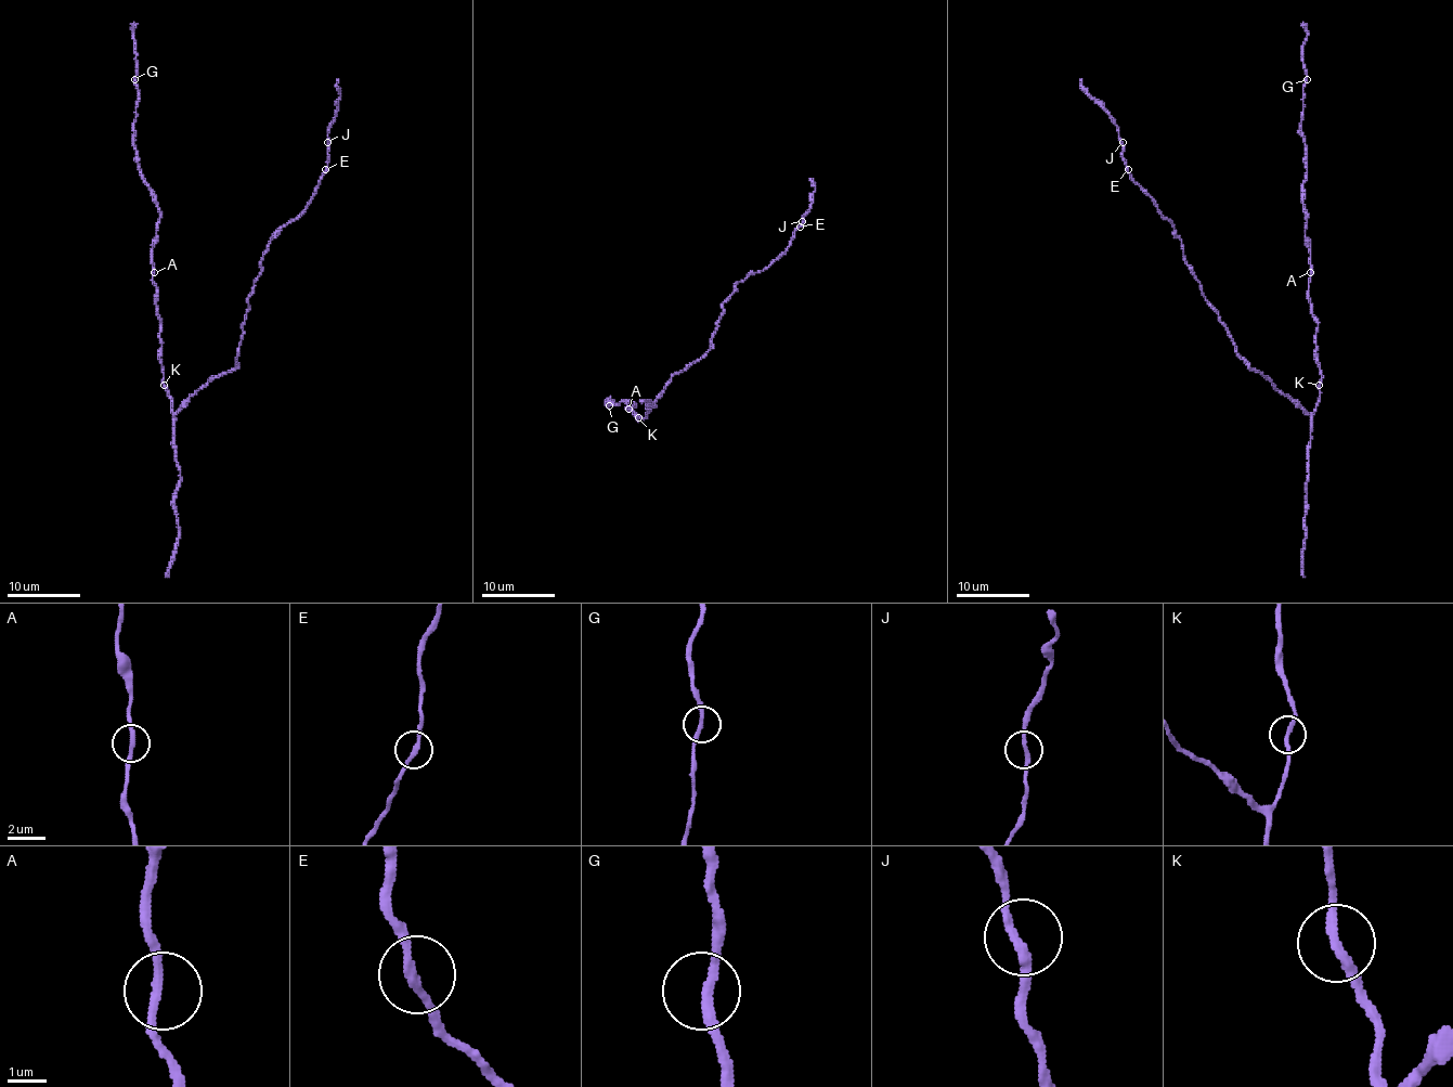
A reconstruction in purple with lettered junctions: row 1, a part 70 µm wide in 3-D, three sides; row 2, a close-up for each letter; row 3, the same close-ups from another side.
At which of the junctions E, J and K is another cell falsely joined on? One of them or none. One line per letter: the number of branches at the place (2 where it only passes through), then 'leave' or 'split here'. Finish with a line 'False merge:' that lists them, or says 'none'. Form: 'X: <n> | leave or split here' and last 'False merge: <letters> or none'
E: 2 | leave
J: 2 | leave
K: 2 | leave
False merge: none

